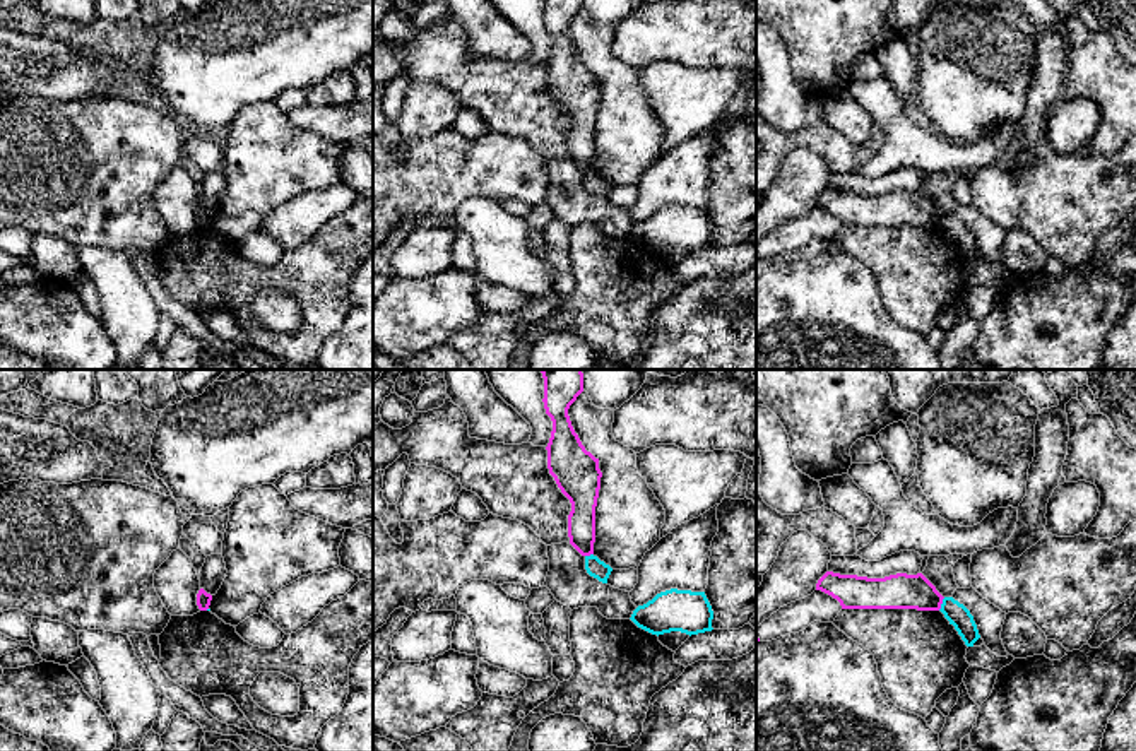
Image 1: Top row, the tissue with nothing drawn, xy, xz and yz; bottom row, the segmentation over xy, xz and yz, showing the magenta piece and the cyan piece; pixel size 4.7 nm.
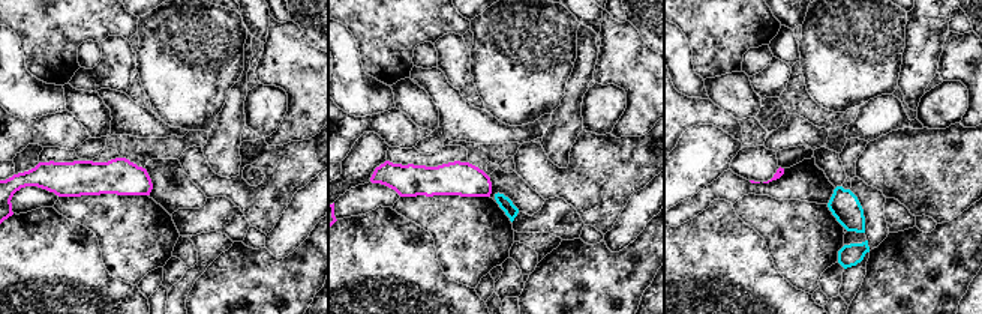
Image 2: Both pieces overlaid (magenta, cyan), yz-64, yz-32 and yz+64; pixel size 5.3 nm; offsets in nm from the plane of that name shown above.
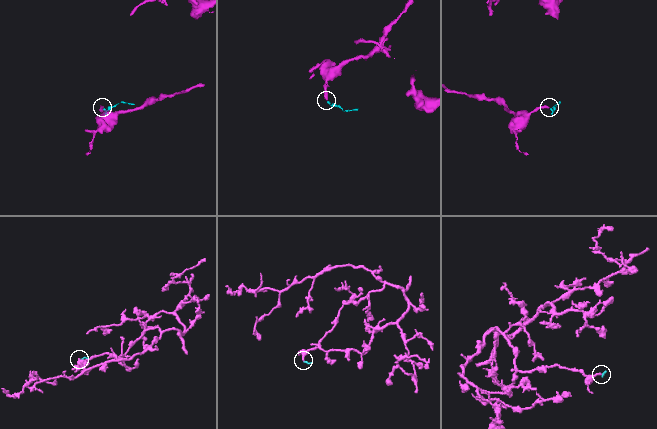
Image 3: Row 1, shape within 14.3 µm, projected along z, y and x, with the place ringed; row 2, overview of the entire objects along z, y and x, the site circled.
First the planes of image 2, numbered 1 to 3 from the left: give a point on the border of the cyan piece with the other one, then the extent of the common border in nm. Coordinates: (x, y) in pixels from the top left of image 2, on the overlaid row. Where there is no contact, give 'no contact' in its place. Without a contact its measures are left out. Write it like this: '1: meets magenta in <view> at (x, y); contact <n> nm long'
1: no contact
2: no contact
3: no contact

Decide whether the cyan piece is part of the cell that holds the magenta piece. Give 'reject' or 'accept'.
reject

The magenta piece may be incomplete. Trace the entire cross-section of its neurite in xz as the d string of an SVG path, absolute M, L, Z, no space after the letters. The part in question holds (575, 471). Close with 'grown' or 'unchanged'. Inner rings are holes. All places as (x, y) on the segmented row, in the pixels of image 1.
M541 370L544 378L544 409L553 421L547 469L561 493L570 500L570 544L582 554L594 554L595 506L602 472L599 458L585 450L575 433L568 409L583 392L582 370Z; unchanged

